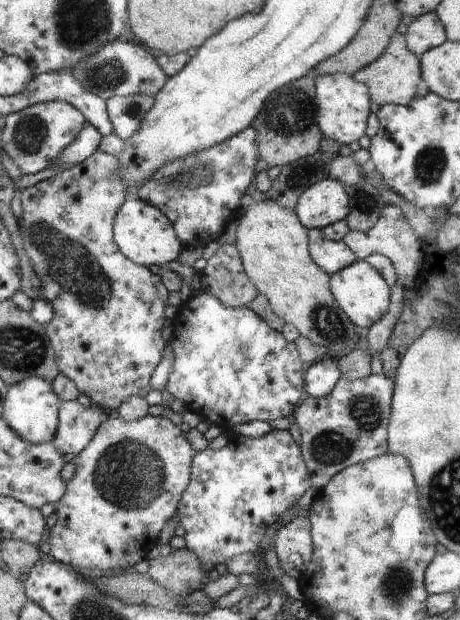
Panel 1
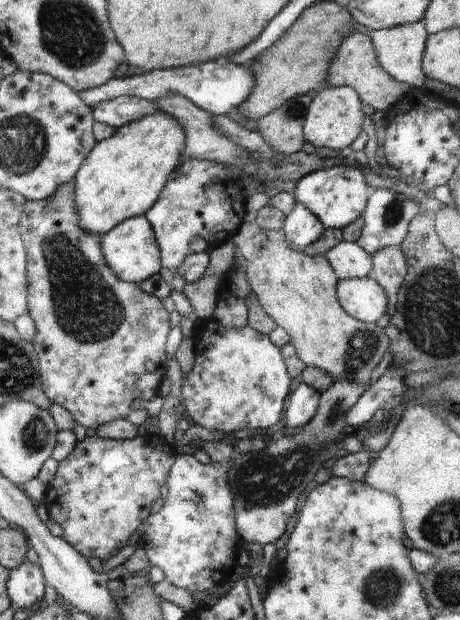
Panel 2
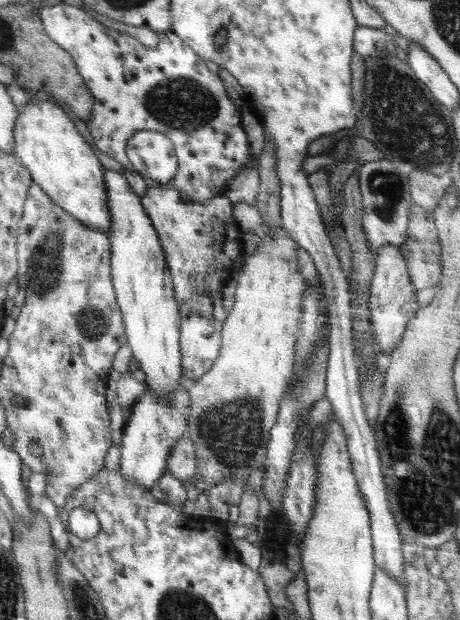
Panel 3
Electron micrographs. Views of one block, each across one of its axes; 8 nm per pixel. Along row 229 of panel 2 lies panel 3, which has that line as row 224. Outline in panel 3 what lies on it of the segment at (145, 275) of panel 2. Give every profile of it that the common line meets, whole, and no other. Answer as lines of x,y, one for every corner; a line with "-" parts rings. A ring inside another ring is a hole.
106,168
109,183
114,227
110,234
113,242
113,277
118,304
124,314
127,344
132,358
139,361
139,369
146,374
144,383
158,396
172,394
183,380
183,366
179,347
181,316
174,294
165,250
145,212
141,196
123,174

